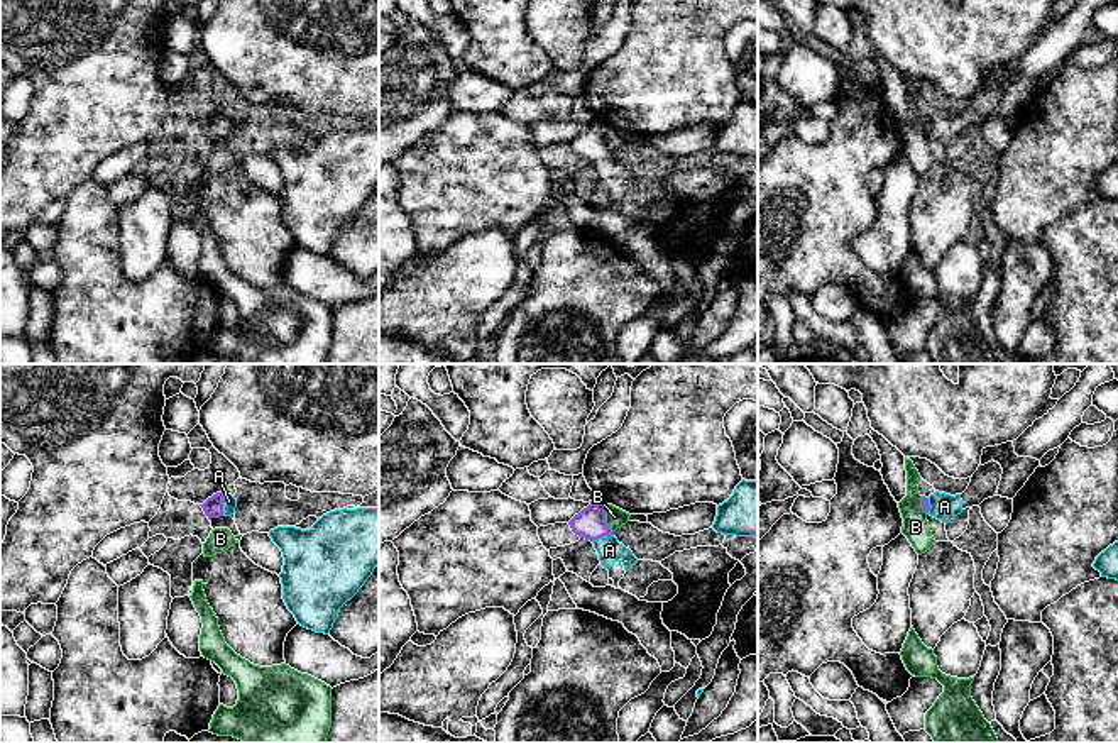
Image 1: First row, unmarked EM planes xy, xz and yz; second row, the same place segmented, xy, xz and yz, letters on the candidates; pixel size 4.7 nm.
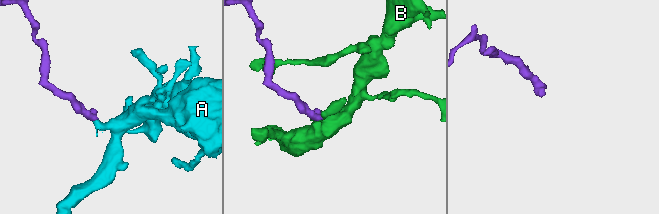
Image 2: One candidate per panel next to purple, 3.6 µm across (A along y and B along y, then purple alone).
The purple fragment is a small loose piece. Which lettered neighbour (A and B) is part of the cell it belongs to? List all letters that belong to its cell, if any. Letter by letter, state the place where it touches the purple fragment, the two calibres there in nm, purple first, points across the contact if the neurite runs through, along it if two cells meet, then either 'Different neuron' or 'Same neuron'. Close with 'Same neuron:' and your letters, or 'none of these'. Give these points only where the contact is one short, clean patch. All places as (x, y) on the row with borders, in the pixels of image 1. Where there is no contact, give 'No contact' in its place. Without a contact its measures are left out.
A: Touches purple at xy (222, 505). Thickness 100 nm (purple) against 60 nm. Path across: xy (213, 506), (222, 505), (229, 501). Same neuron
B: Touches purple at xz (604, 518). Thickness 150 nm (purple) against 90 nm. Boundary: xz (604, 505), (604, 522), (613, 532). Different neuron
Same neuron: A

